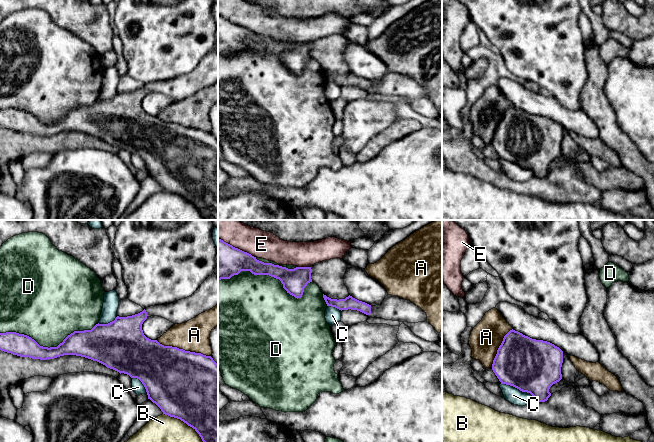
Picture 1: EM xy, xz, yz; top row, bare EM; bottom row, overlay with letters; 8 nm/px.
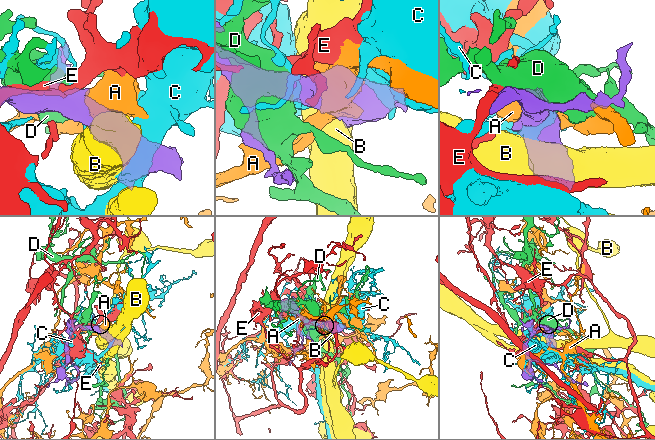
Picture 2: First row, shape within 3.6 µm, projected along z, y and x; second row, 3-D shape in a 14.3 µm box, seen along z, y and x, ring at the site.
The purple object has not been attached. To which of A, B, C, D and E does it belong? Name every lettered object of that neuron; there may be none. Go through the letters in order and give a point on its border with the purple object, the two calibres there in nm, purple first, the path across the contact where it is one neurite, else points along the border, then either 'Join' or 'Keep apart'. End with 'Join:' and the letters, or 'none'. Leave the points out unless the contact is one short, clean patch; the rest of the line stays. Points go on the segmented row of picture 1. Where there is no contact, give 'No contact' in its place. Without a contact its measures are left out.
A: Touches purple at xy (182, 349). Thickness 500 nm (purple) against 260 nm. Keep apart
B: Touches purple at xy (184, 422). Thickness 500 nm (purple) against 220 nm. Keep apart
C: Touches purple at yz (518, 388). Thickness 420 nm (purple) against 120 nm. Keep apart
D: Touches purple at xz (270, 275). Thickness 200 nm (purple) against 480 nm. Keep apart
E: Touches purple at xz (237, 248). Thickness 300 nm (purple) against 280 nm. Keep apart
Join: none

